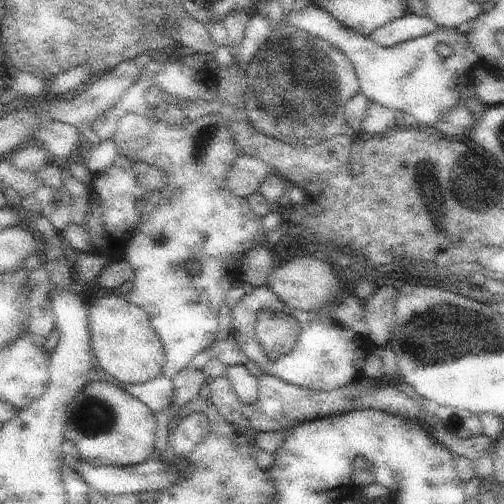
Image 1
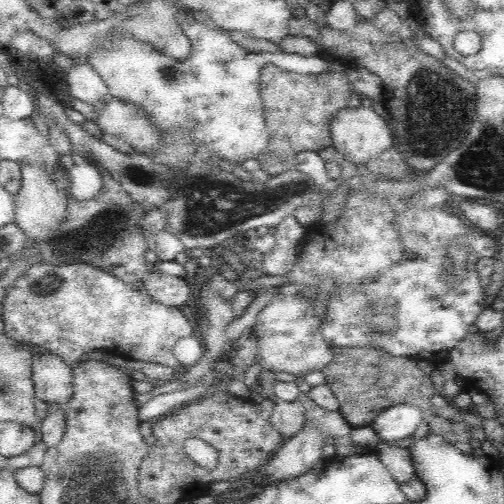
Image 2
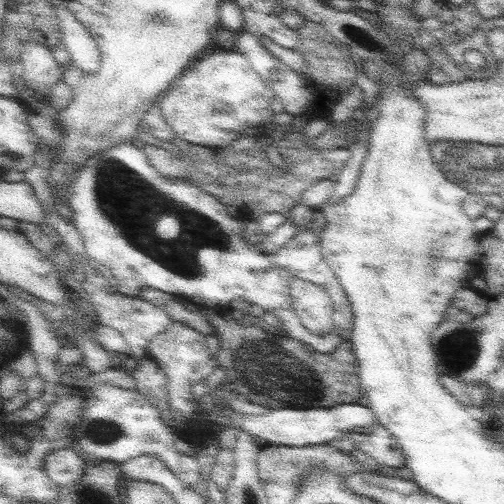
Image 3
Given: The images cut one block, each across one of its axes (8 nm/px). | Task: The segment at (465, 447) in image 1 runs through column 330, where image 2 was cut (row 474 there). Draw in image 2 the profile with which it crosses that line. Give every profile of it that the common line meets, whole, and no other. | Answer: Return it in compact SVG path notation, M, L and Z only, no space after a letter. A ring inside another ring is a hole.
M386 442L378 444L378 458L382 466L390 472L394 482L410 482L416 476L416 464L412 462L412 452L410 448L400 448L400 446L388 446Z

